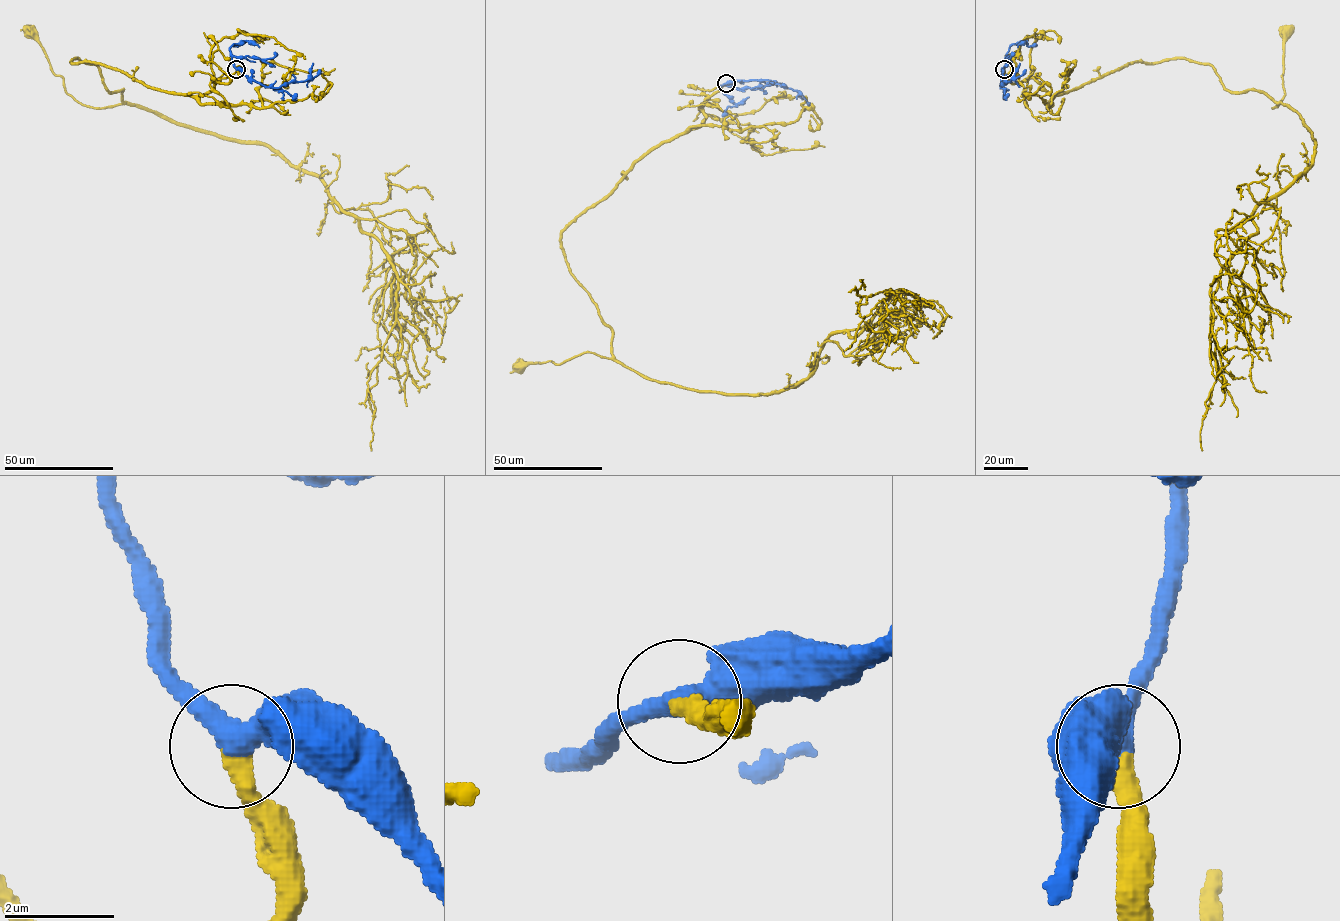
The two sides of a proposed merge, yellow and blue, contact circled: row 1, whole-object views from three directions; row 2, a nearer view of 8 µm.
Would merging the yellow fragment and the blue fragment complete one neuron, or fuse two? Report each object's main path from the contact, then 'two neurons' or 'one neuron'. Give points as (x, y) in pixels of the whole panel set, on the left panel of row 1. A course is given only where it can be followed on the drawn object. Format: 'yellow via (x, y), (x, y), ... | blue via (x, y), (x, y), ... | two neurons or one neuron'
yellow via (236, 69), (187, 95), (75, 58), (123, 90), (122, 103), (95, 108), (66, 93), (30, 33) | blue via (236, 69), (267, 87), (279, 88), (291, 82), (311, 79), (320, 69) | one neuron

